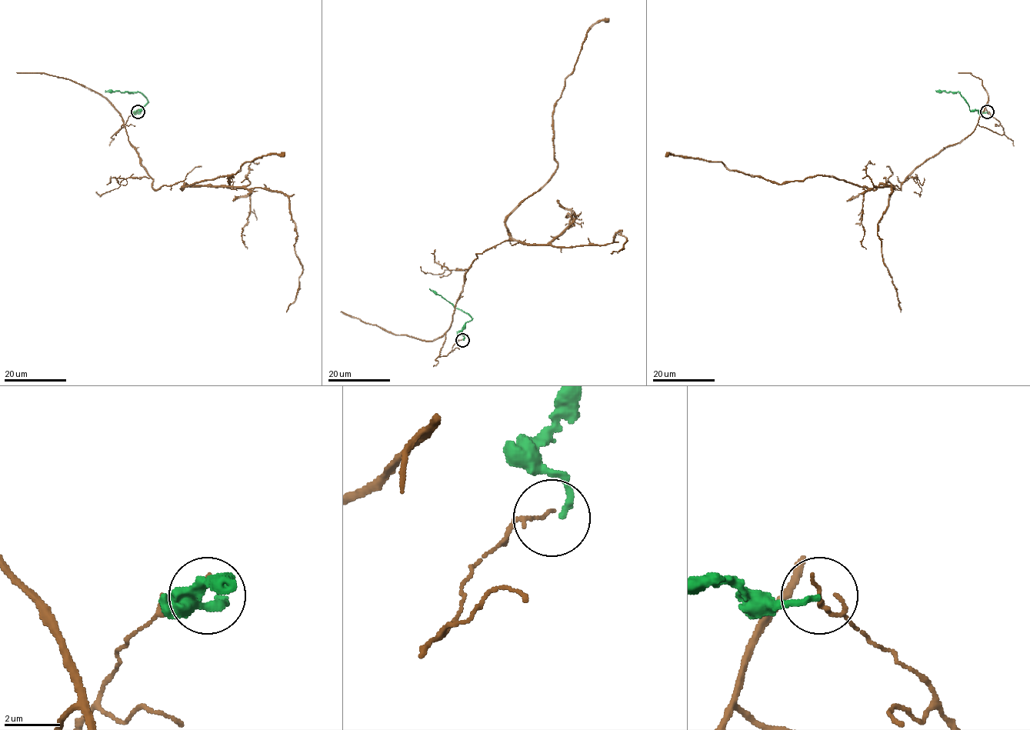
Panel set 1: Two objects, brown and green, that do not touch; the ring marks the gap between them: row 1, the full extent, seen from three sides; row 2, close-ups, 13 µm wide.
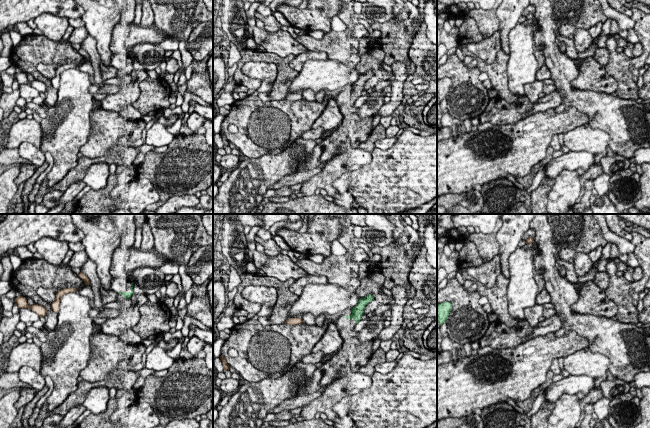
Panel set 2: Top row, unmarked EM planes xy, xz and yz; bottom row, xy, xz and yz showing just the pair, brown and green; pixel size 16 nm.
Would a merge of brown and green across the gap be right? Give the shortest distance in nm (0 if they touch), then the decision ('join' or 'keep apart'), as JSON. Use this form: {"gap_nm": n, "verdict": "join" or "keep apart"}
{"gap_nm": 480, "verdict": "keep apart"}

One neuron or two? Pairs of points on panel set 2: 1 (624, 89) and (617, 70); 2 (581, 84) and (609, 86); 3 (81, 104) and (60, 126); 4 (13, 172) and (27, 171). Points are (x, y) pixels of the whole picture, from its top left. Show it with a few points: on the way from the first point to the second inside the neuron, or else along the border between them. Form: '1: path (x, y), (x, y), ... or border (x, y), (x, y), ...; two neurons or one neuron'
1: path (624, 84), (624, 77), (622, 75); one neuron
2: path (588, 83), (602, 83); one neuron
3: path (76, 109), (65, 121); one neuron
4: border (19, 165), (19, 174), (15, 179), (17, 185); two neurons

